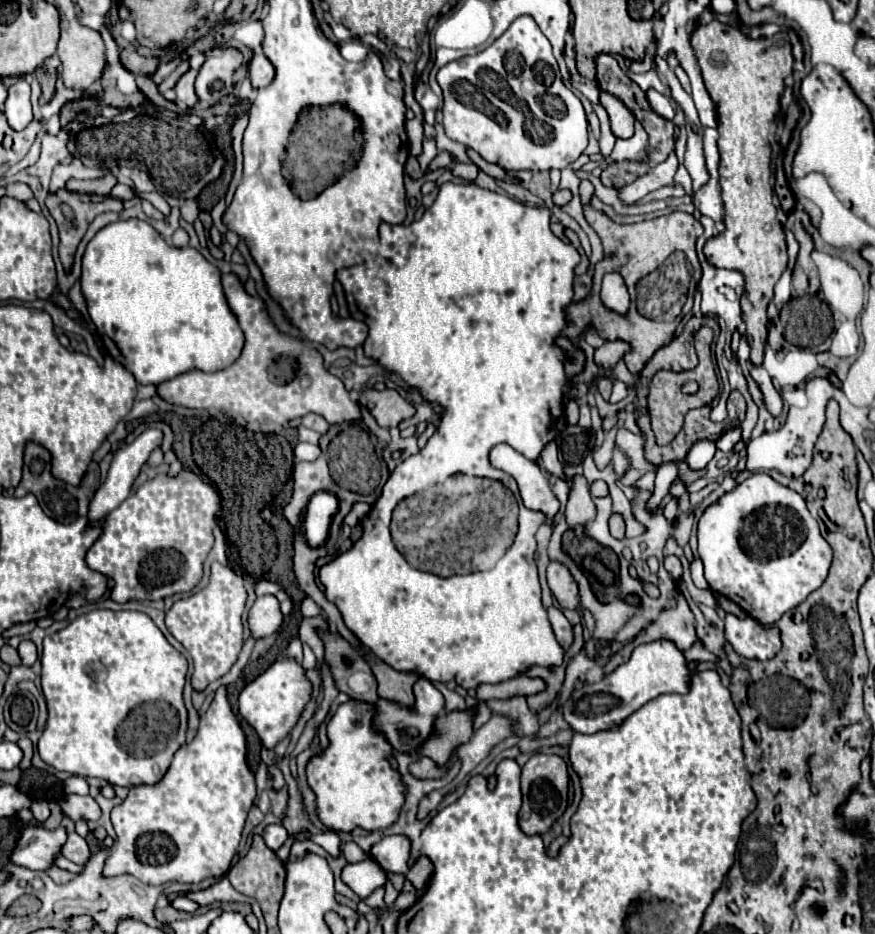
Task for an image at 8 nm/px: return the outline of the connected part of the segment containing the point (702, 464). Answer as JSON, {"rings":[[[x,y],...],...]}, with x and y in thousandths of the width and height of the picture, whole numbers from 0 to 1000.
{"rings":[[[799,472],[799,474],[794,474],[794,476],[787,481],[783,494],[785,494],[785,498],[787,498],[790,504],[801,504],[801,502],[806,502],[808,496],[815,491],[817,483],[819,483],[819,479],[817,479],[815,472]]]}

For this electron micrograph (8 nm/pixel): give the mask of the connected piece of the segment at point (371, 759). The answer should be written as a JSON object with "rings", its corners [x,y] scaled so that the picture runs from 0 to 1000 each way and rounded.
{"rings":[[[392,753],[374,776],[378,798],[351,819],[353,840],[362,849],[365,877],[381,890],[399,892],[406,885],[419,890],[440,888],[454,879],[454,870],[461,862],[463,840],[442,815],[447,808],[445,796],[424,781],[426,766],[429,757],[422,753]]]}

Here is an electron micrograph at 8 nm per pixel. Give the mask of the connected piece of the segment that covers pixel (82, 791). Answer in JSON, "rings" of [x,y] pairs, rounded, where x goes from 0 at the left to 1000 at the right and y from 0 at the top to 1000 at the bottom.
{"rings":[[[79,832],[74,836],[74,849],[86,849],[86,851],[102,851],[102,840],[95,832]]]}

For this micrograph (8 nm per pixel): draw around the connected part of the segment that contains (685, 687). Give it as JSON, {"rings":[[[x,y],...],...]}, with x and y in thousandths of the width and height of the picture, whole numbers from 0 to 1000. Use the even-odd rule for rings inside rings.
{"rings":[[[751,684],[737,691],[730,691],[721,706],[707,712],[701,721],[691,723],[687,729],[666,733],[657,738],[643,753],[643,770],[659,785],[680,785],[694,778],[707,776],[714,768],[733,759],[739,751],[758,744],[758,742],[783,742],[787,740],[790,718],[785,716],[785,708],[774,691],[765,684]],[[753,697],[753,701],[751,701]]]}

